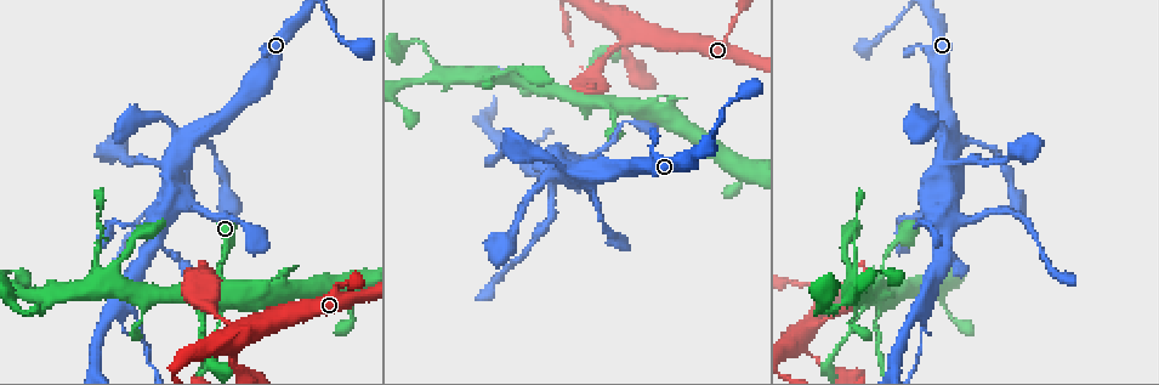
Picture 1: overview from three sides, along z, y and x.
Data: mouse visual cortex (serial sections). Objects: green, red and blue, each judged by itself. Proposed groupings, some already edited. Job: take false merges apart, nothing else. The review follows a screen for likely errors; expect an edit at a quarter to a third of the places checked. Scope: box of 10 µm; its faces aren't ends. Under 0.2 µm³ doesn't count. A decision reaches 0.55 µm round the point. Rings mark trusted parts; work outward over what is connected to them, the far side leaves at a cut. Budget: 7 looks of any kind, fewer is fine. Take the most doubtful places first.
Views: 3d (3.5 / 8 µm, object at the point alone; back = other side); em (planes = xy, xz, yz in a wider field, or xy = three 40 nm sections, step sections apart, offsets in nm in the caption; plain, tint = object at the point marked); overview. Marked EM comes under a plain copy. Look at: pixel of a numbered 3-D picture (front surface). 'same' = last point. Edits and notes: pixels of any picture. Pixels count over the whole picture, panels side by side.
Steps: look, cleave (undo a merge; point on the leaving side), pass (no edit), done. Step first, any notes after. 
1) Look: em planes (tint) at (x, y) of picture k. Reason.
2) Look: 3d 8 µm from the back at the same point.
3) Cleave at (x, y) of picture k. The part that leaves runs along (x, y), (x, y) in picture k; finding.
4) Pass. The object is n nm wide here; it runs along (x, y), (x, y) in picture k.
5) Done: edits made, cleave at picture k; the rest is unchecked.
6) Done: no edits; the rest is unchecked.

Look: 3d 3.5 µm from the back at (882, 275) of picture 1. A narrow waist.

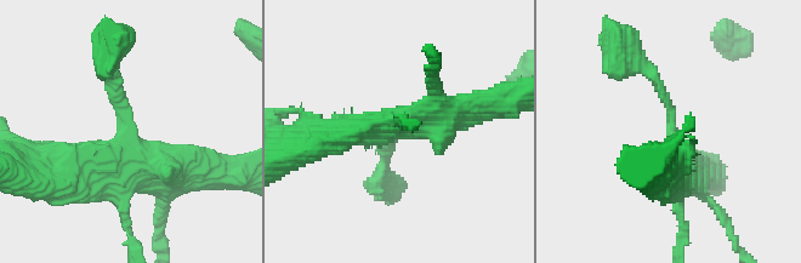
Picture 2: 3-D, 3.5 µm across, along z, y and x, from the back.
Look: em planes (tint) at (129, 136) of picture 2.

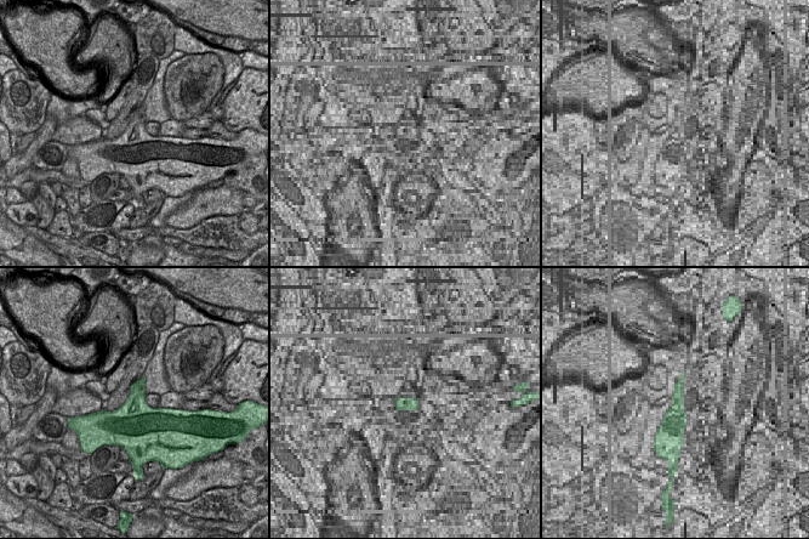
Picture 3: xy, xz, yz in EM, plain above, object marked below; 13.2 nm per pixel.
Pass. It runs along (111, 69), (130, 143), (193, 169) in picture 2; all the same cell.

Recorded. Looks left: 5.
Look: 3d 8 µm at (811, 325) of picture 1. Looks like a crossing.

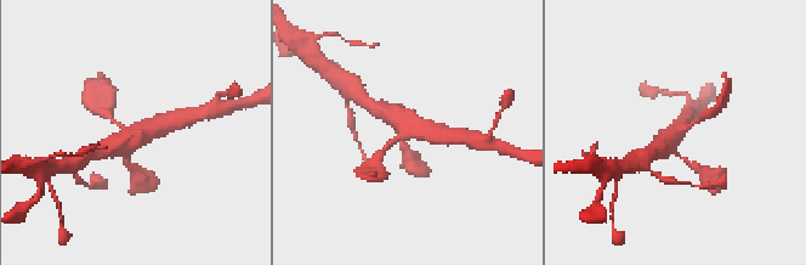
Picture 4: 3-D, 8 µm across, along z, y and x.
Look: em xy step 5 (tint) at the same point. 4 arms meet here; the arms are 200, 200, 450, 500 nm wide; shape alone is not enough.

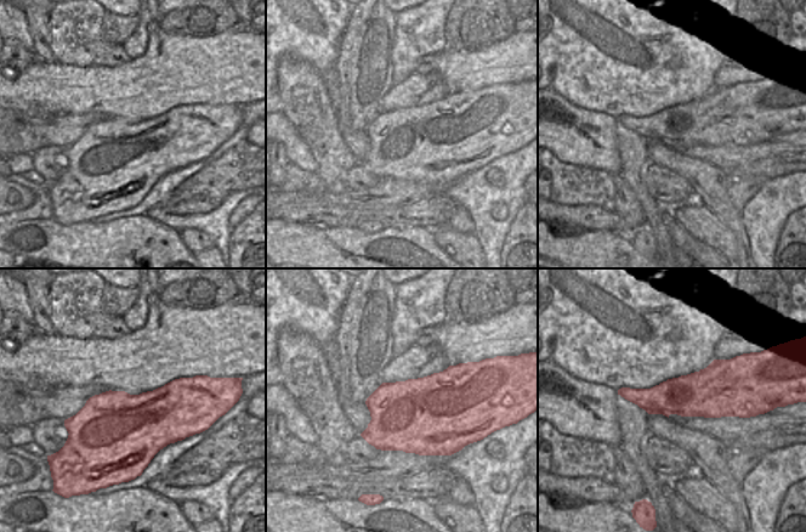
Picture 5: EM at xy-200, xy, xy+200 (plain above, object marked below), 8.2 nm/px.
Pass. It runs along (174, 120), (113, 144) in picture 4; all the same cell.

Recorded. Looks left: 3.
Look: 3d 8 µm at (577, 171) of picture 1. Four or more arms meet.

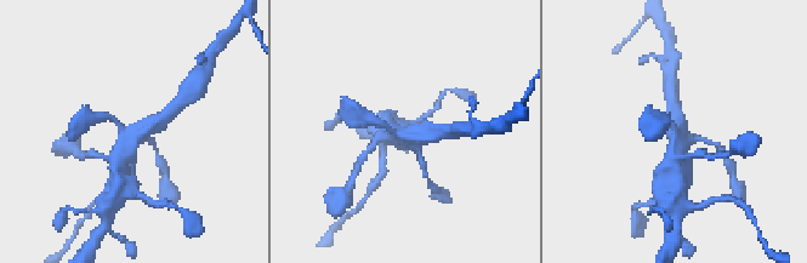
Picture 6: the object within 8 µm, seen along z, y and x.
Look: em planes (tint) at the same point. 4 arms meet here; the arms are 200, 200, 450, 450 nm wide; now the EM.

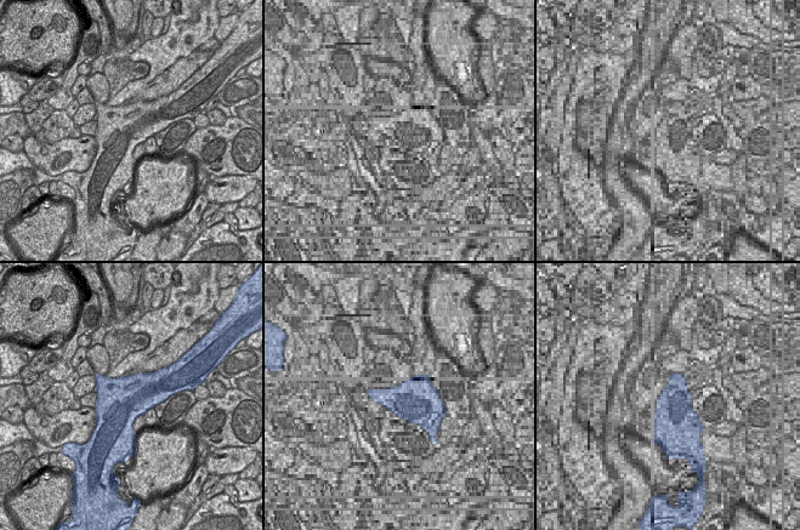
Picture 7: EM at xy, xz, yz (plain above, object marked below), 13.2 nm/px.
Pass. It runs along (164, 120), (129, 141), (118, 167) in picture 6; continuous, no second cell.

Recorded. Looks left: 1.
Done: no edits; the rest is unchecked.

